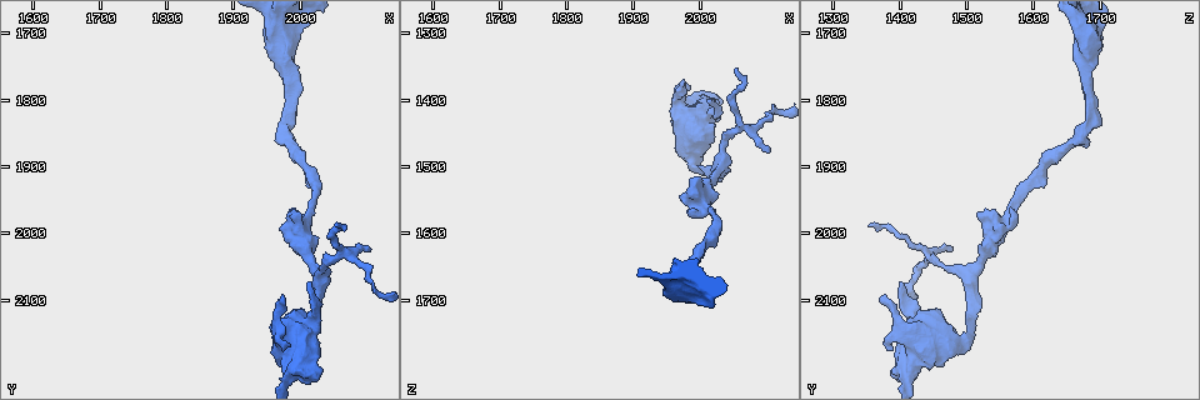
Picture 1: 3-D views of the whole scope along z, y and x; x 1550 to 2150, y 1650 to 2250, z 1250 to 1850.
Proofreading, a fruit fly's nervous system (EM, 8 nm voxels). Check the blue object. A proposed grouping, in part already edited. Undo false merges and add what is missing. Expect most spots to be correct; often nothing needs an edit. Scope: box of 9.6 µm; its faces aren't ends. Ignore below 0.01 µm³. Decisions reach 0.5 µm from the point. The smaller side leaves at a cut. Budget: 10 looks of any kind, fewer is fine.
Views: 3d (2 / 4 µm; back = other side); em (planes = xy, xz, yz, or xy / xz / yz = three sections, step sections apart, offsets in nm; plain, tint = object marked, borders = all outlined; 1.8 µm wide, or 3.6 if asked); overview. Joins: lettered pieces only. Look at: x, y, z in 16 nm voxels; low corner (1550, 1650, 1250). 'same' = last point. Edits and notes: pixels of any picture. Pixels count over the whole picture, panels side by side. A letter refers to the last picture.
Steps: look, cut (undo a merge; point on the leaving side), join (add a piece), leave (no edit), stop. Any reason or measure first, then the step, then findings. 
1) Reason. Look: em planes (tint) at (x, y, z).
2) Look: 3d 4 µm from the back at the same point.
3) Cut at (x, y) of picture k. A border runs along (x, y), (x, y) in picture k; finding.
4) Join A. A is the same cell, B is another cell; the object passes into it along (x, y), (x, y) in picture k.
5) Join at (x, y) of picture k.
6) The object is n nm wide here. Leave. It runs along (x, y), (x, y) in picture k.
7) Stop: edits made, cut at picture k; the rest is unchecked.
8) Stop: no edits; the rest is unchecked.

Branch stops here. Look: 3d 4 µm at (2055, 1990, 1350).

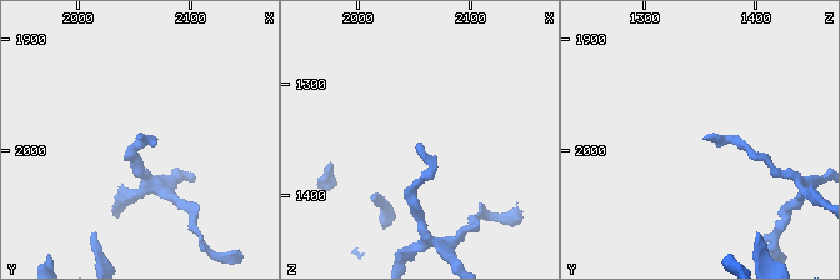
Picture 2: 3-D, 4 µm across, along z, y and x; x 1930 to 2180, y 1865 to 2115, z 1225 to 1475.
Look: em planes (borders) at (2054, 1986, 1354).

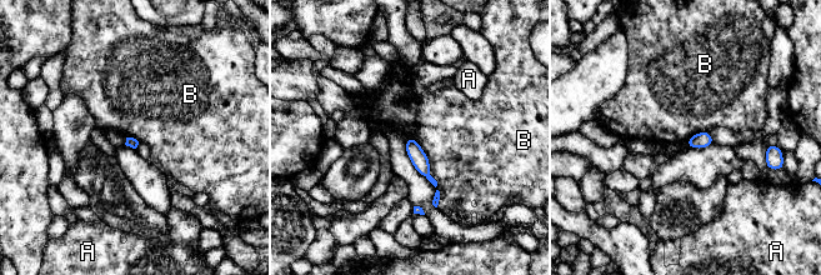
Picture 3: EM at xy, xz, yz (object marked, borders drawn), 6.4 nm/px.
The longest contact is with B, 380 nm. Leave. A and B are other cells; a border runs along (406, 136), (425, 154), (436, 186) in picture 3; none of them fits.

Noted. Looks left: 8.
An open end. Look: em xz step 4 (tint) at (2010, 2080, 1400).

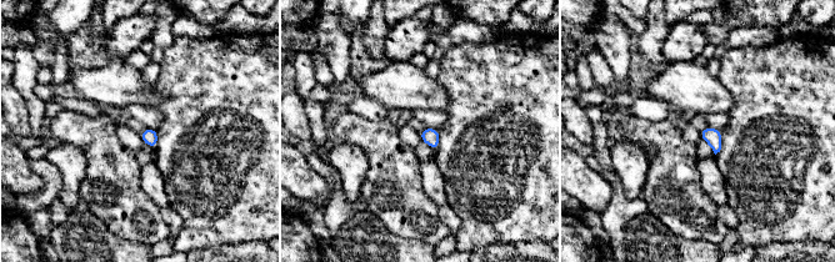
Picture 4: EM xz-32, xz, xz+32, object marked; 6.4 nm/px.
Cut it another way. Look: em planes (borders) at the same point.

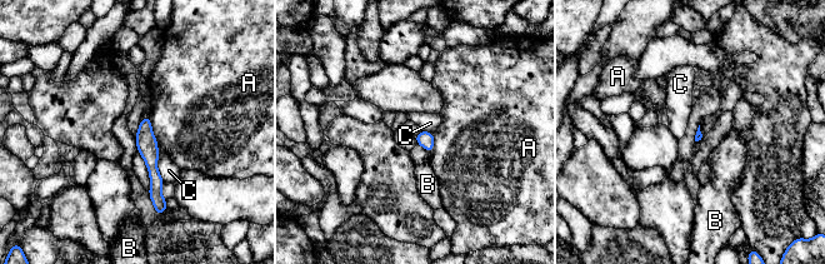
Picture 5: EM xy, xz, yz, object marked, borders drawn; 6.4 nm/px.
Leave. A, B and C are other cells; it runs along (145, 119), (158, 205) in picture 5; none of them fits.

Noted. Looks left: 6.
Looks like a crossing. Look: em 3.6 µm planes (plain) at (1970, 1690, 1675).

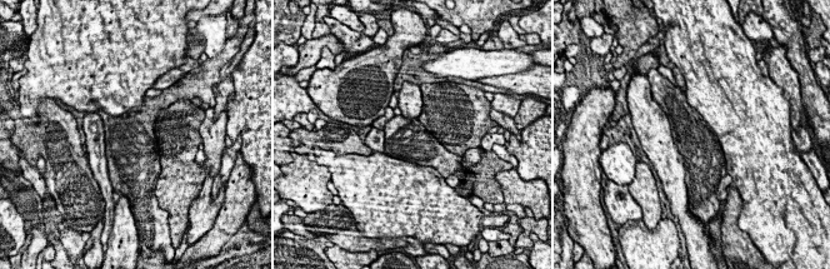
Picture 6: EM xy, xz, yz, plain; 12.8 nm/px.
Where the object lies. Look: em 3.6 µm planes (tint) at the same point.

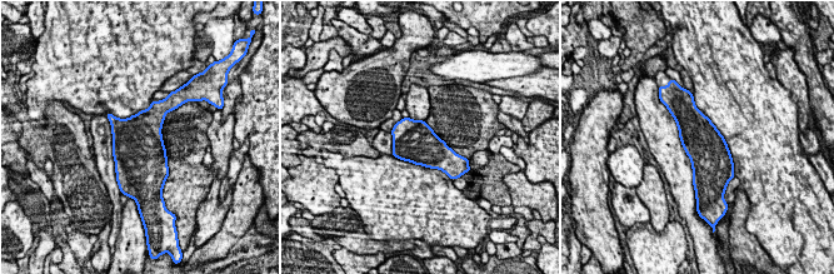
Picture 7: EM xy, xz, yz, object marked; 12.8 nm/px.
What lies round it. Look: em 3.6 µm planes (borders) at the same point.

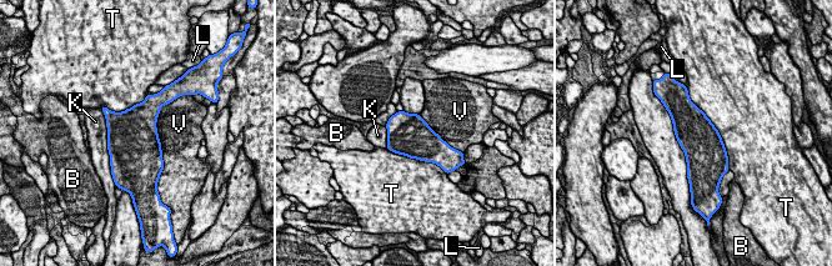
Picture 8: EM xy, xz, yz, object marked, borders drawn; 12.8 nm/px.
Leave. B, K, L, T and V are other cells; a border runs along (166, 104), (156, 123), (164, 166) in picture 8; one cell here.

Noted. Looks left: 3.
A narrow waist. Look: em xz step 4 (plain) at (2000, 1995, 1550).

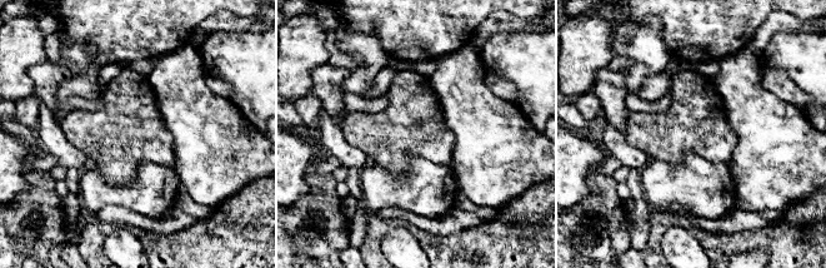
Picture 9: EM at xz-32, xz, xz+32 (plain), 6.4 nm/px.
Look: em xz step 4 (tint) at the same point.

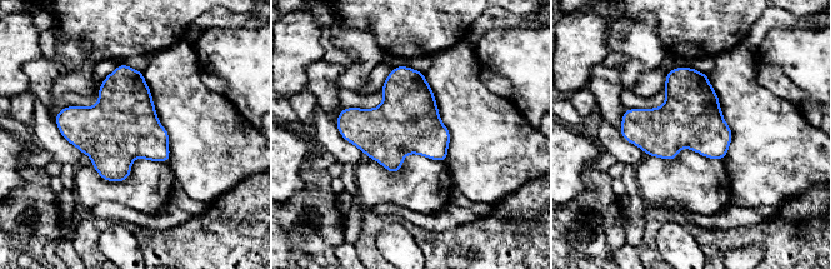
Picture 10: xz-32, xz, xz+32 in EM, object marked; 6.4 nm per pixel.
See the neighbours. Look: em xz step 4 (borders) at the same point.

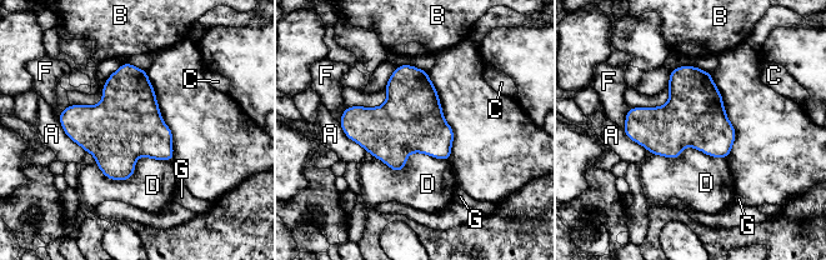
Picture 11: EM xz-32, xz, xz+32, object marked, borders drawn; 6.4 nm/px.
Leave. A, B, C, D, F and G are other cells; all the same cell.

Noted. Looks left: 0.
Stop: no edits; the rest is unchecked.

